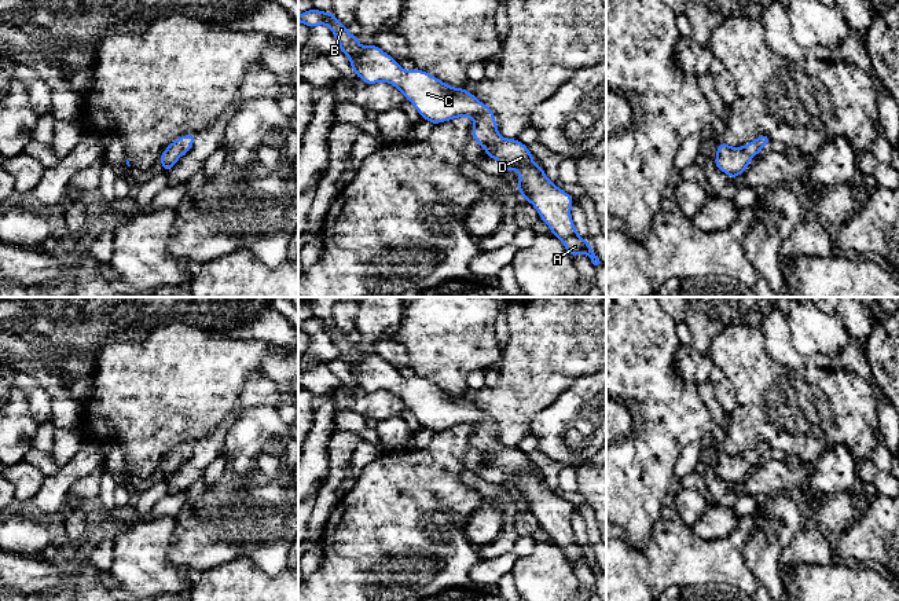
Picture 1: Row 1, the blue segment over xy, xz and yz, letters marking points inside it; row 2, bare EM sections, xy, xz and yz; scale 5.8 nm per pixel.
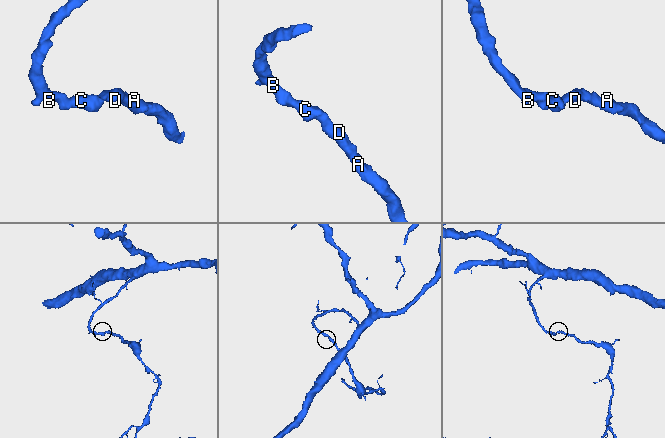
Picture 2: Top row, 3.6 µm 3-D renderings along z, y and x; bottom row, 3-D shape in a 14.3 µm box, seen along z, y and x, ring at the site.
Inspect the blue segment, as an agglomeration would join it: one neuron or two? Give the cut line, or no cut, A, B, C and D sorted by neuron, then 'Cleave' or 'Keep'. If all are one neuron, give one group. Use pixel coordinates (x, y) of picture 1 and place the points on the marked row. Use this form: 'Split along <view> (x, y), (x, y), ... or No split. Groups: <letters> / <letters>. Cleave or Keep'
No split. Groups: A B C D. Keep

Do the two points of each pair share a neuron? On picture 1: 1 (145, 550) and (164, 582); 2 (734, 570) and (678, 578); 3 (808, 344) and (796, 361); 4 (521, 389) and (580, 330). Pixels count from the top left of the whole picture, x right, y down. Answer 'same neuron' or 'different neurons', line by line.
1: same neuron
2: same neuron
3: different neurons
4: same neuron

